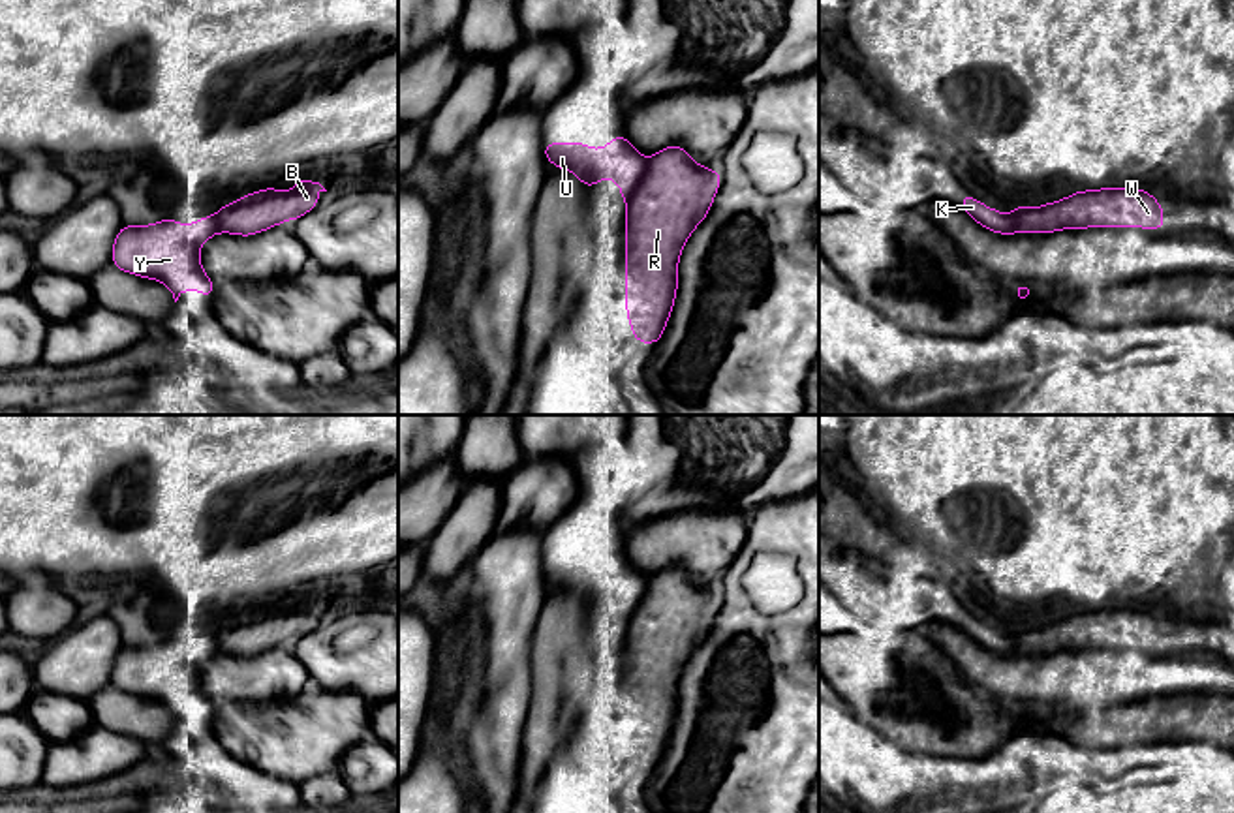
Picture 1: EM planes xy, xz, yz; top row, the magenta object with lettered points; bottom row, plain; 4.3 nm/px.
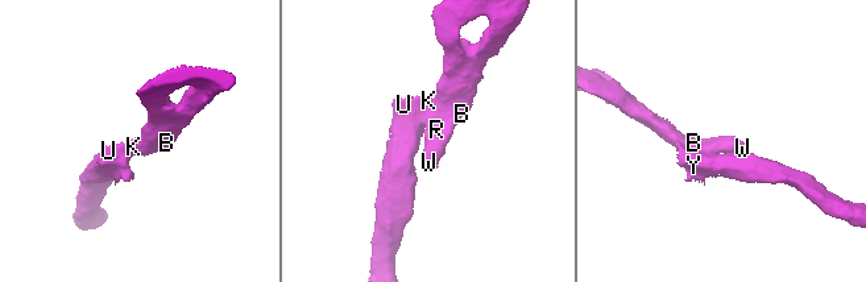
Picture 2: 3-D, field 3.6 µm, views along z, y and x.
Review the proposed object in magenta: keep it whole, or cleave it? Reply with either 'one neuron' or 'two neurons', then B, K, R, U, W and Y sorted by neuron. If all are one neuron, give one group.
two neurons | B R W / K U Y

